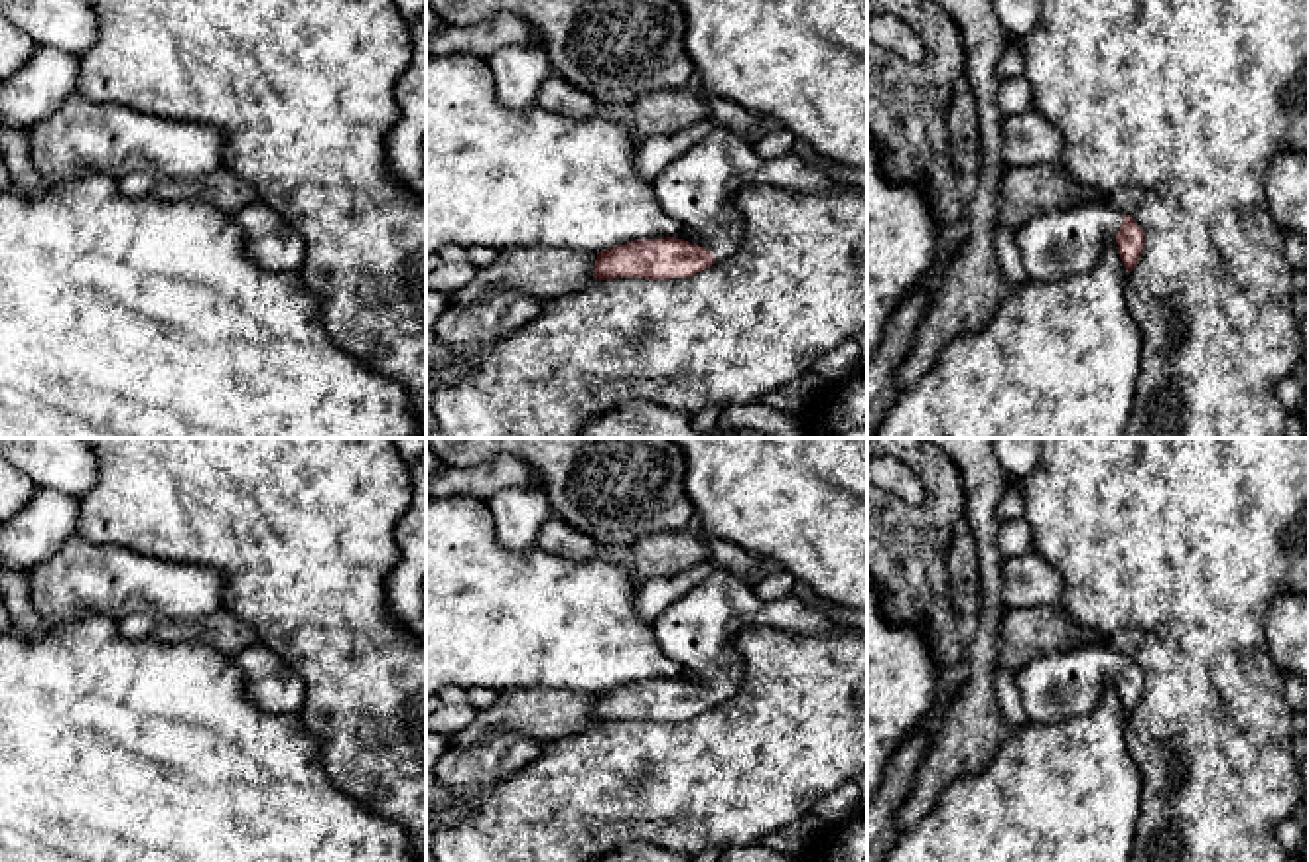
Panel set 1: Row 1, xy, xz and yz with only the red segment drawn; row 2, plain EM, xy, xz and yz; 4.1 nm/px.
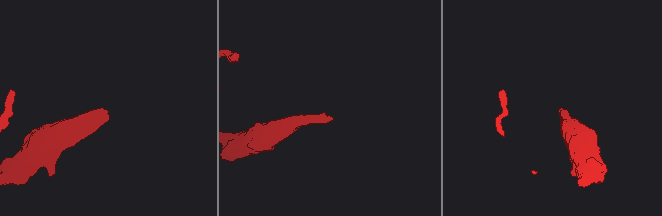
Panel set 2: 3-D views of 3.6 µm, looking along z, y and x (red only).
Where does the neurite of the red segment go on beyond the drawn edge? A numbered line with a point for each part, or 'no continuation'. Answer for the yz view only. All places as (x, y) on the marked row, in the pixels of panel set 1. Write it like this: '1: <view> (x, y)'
1: yz (1061, 243)

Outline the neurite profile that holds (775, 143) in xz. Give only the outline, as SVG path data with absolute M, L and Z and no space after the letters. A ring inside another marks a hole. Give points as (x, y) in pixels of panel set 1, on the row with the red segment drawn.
M775 128L765 132L765 136L755 144L761 158L779 158L792 152L794 136L785 128Z

